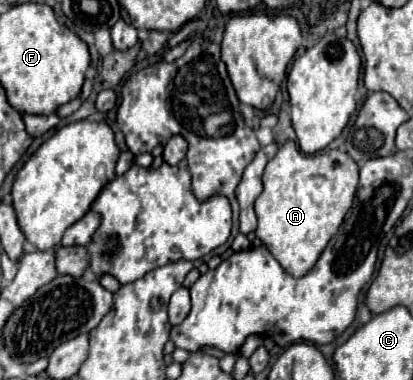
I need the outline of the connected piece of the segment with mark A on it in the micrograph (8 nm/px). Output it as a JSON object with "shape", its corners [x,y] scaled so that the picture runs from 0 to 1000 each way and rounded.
{"shape":[[[697,368],[644,432],[634,484],[639,500],[615,532],[625,568],[620,621],[702,721],[736,726],[765,695],[794,632],[818,611],[857,532],[867,437],[838,400],[814,389],[736,411]]]}

